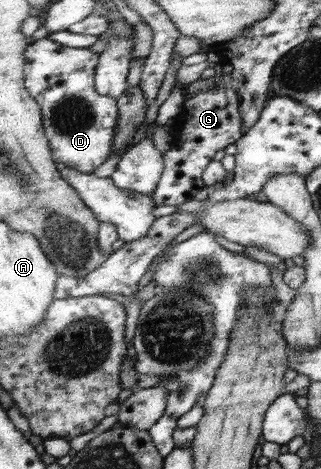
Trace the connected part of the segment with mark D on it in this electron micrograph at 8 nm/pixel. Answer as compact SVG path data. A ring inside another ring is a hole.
M48 37L32 41L25 49L25 87L41 105L53 159L86 173L93 172L110 158L120 117L117 100L98 94L96 69L99 58L99 53L90 48L67 47Z

